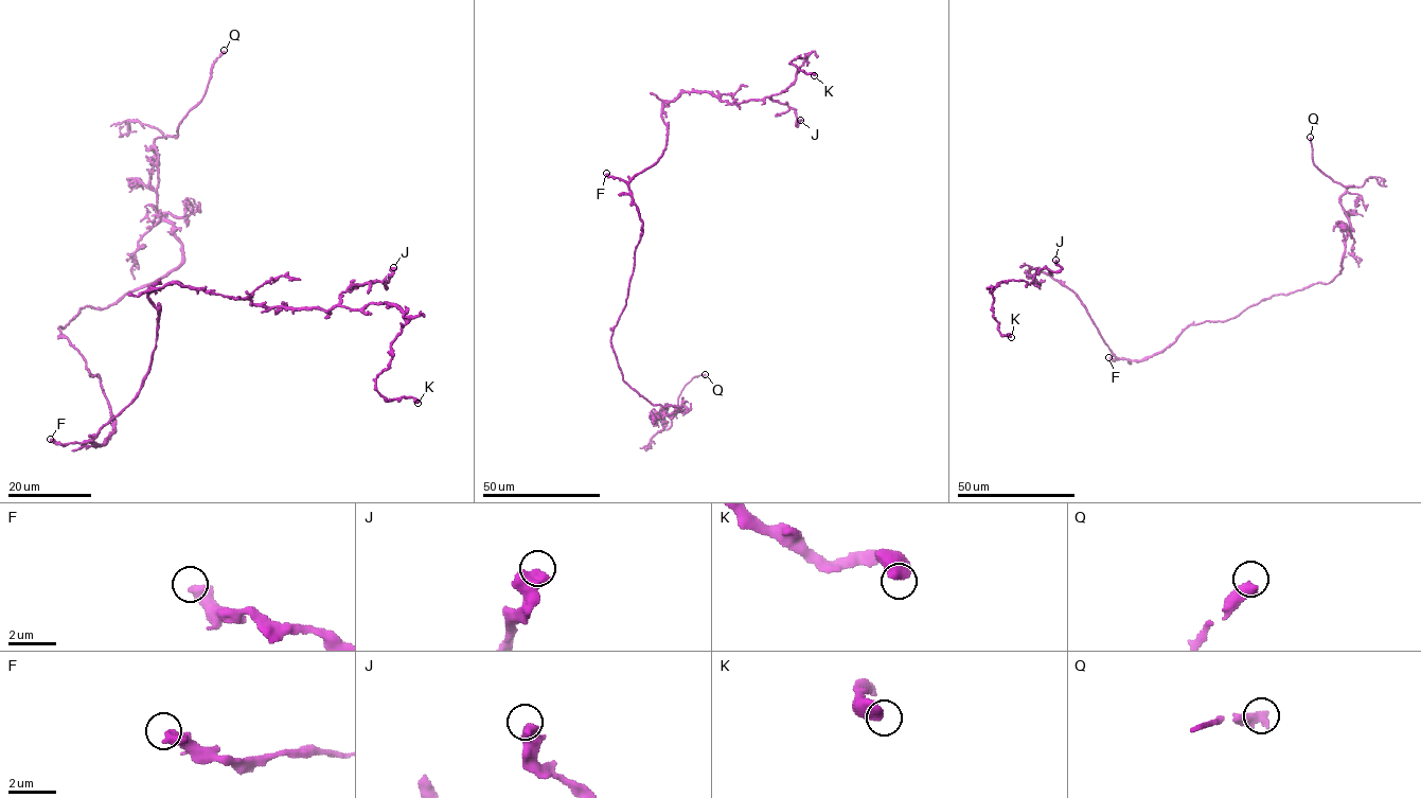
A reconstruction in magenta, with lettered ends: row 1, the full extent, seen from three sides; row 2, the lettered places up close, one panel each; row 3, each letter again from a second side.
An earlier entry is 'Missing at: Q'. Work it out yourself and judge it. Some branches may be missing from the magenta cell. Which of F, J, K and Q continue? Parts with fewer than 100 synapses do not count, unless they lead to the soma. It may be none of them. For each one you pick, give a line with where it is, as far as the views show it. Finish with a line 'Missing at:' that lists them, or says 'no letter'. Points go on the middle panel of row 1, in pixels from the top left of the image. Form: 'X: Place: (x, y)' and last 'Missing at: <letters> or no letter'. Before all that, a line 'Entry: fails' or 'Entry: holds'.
Entry: holds
Q: Place: (705, 374)
Missing at: Q

